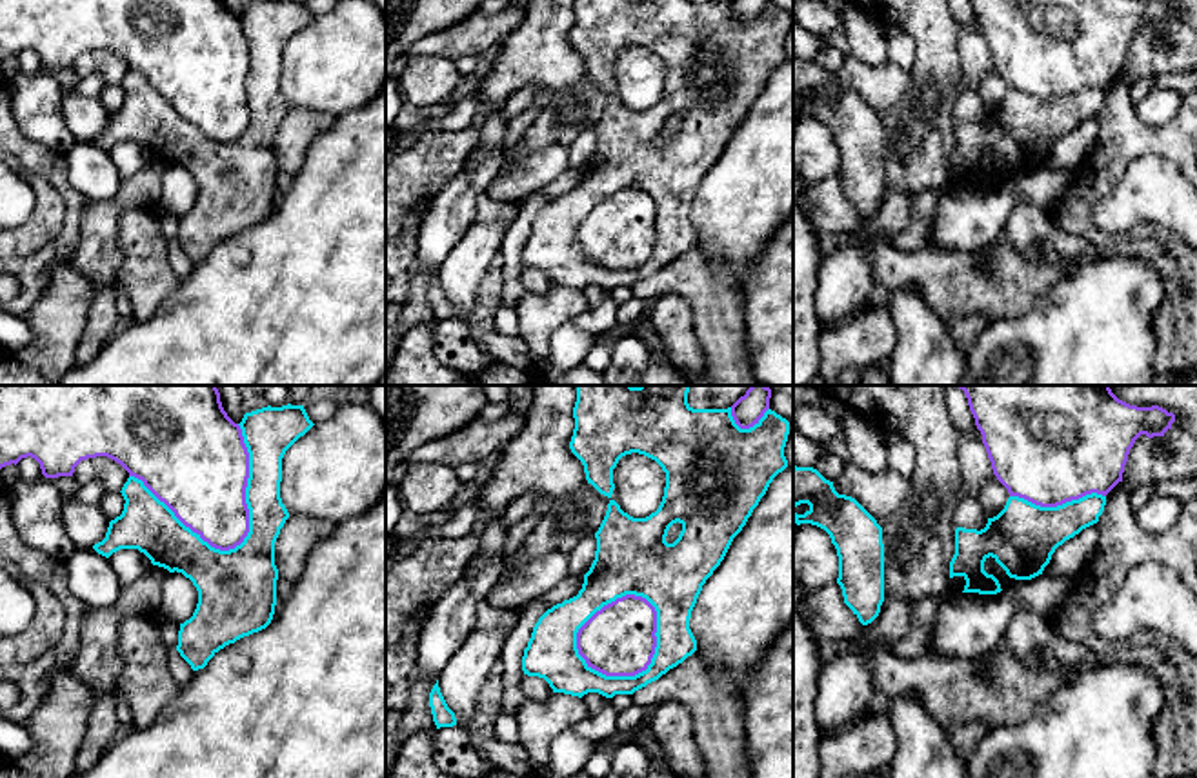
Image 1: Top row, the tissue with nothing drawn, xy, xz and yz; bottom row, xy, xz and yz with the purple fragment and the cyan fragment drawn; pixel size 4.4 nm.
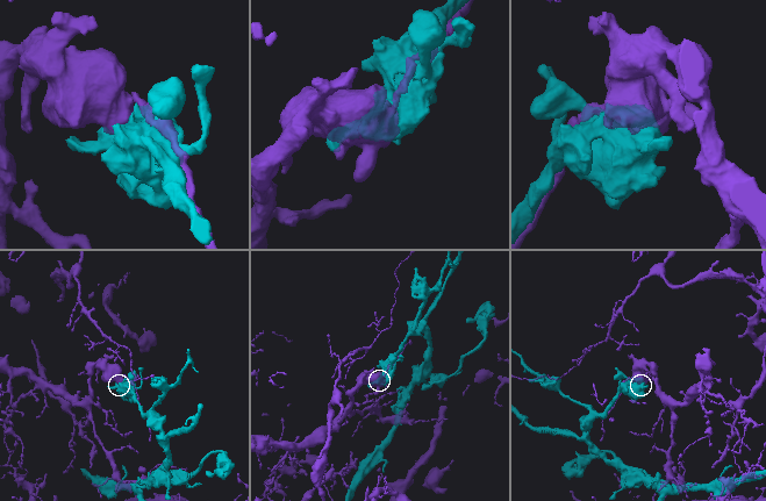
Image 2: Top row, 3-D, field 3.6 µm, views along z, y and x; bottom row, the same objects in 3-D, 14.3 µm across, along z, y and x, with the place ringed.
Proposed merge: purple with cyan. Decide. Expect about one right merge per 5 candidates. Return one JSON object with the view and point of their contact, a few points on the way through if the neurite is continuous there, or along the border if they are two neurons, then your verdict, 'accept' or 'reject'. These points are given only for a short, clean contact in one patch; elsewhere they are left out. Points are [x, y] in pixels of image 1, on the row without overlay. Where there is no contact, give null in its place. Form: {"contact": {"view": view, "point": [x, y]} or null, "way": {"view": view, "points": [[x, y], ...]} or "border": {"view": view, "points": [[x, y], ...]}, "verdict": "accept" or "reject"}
{"contact": {"view": "xy", "point": [191, 122]}, "verdict": "reject"}

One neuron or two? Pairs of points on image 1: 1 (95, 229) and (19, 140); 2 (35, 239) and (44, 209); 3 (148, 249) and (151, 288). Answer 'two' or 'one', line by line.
1: two
2: one
3: one

